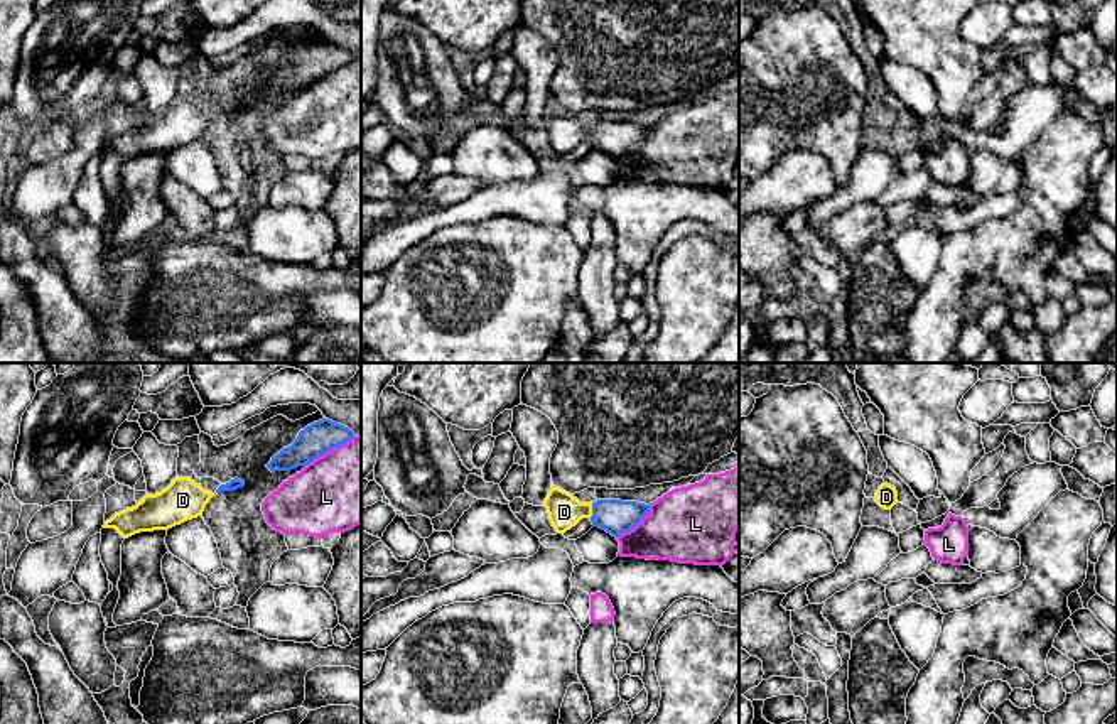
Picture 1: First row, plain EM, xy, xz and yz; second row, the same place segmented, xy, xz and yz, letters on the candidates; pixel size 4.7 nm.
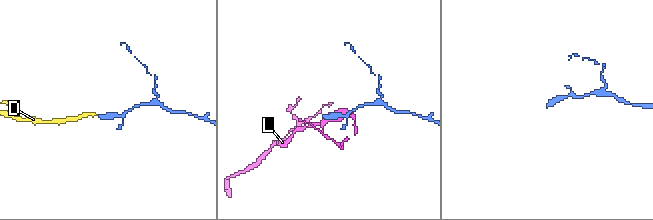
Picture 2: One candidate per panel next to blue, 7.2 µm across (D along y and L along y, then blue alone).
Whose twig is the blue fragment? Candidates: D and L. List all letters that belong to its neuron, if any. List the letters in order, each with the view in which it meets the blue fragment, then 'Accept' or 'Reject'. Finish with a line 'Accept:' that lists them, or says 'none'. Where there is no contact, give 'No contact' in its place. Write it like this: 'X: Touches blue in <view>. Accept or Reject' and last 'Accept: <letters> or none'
D: Touches blue in xz. Accept
L: Touches blue in xy. Reject
Accept: D

